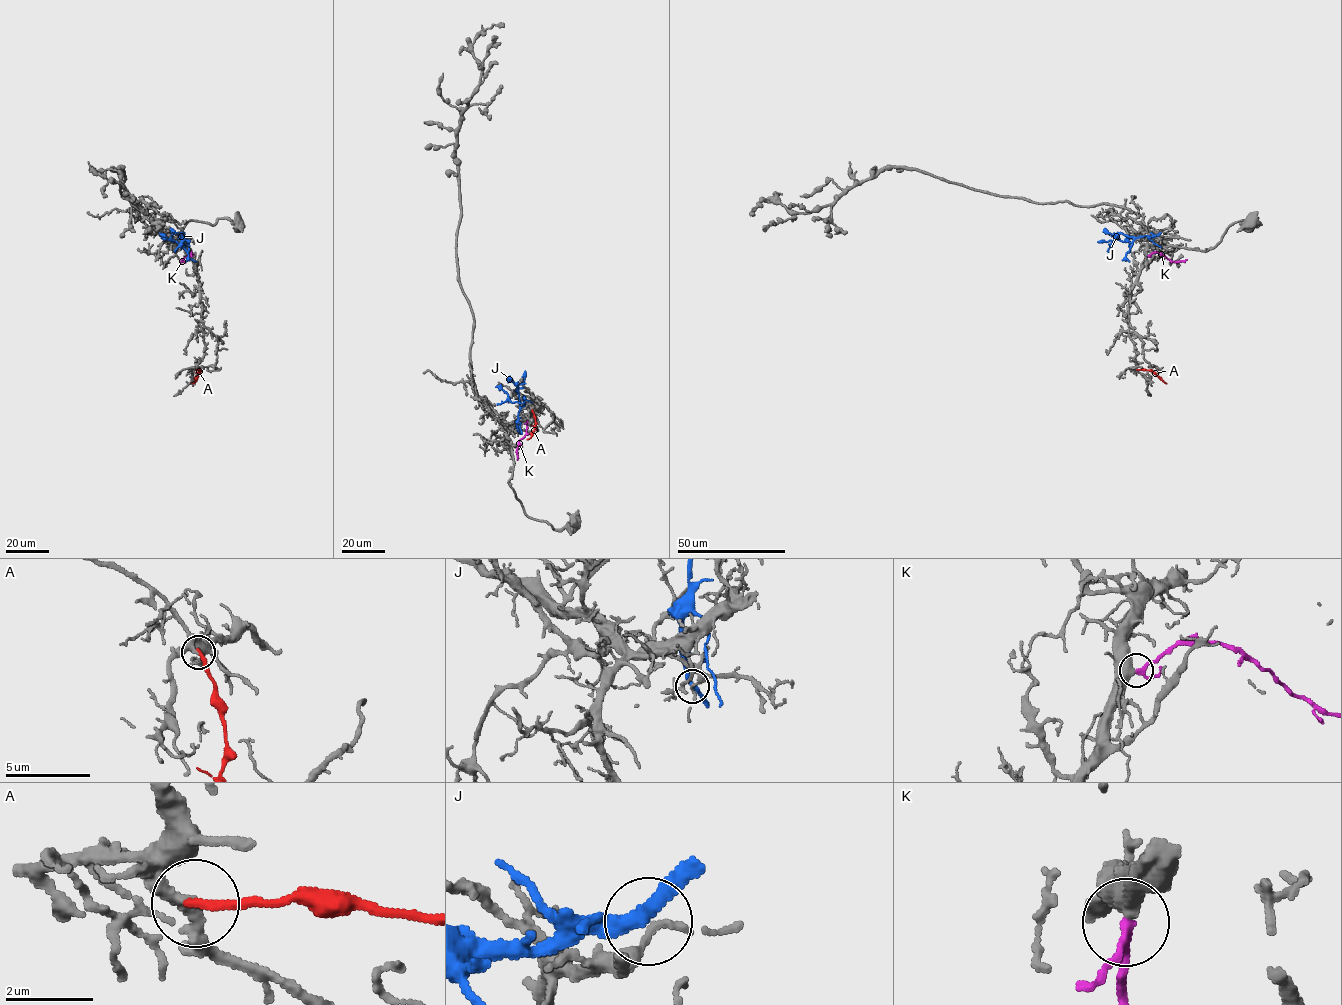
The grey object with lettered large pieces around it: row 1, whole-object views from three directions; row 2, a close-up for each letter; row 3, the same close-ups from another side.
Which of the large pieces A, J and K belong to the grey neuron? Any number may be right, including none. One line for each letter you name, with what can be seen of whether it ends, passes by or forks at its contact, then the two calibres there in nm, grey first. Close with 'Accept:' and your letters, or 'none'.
K: It passes by. Thickness 480 nm (grey) against 190 nm
Accept: K

